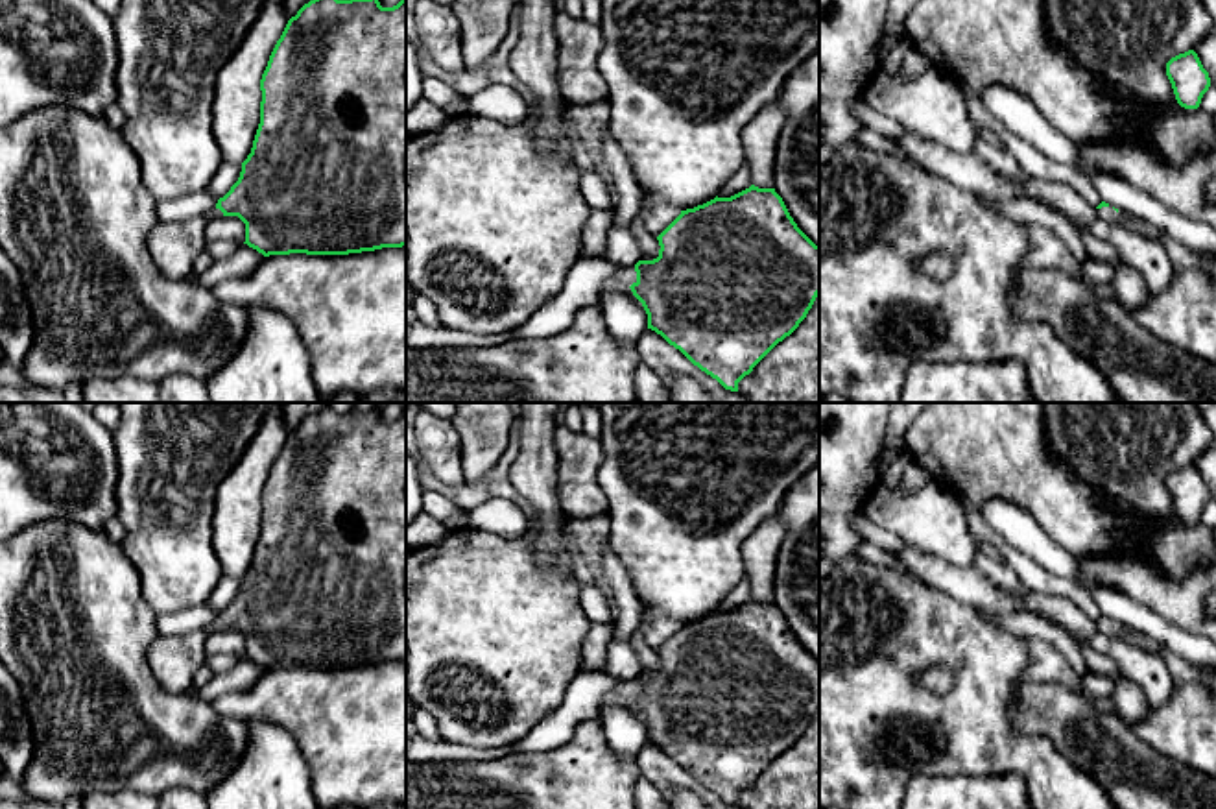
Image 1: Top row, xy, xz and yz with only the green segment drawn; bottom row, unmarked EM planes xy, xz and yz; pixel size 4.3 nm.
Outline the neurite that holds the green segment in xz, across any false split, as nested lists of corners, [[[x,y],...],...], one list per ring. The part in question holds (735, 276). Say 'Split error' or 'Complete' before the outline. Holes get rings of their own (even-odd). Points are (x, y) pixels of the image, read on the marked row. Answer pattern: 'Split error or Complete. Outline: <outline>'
Split error. Outline: [[[755,185],[681,211],[657,240],[659,257],[622,268],[602,296],[629,288],[648,314],[648,329],[738,392],[738,382],[799,327],[819,296],[819,246],[797,227],[775,188]]]

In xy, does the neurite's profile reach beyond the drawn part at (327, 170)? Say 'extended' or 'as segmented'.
extended

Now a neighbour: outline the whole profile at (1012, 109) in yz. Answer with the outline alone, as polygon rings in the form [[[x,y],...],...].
[[[985,87],[980,98],[1007,131],[1030,142],[1039,153],[1070,166],[1079,164],[1078,146],[1055,131],[1024,94],[1011,87]]]

